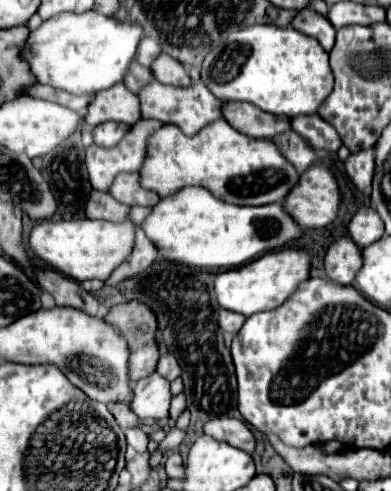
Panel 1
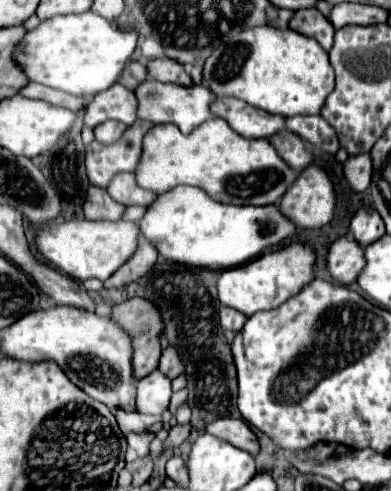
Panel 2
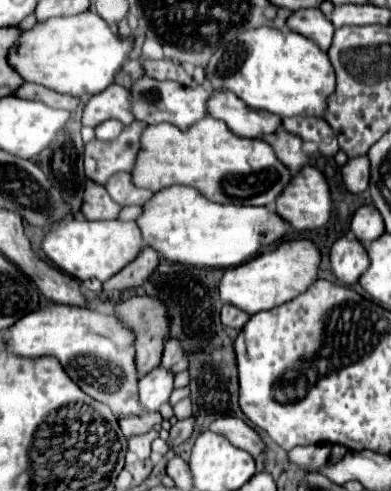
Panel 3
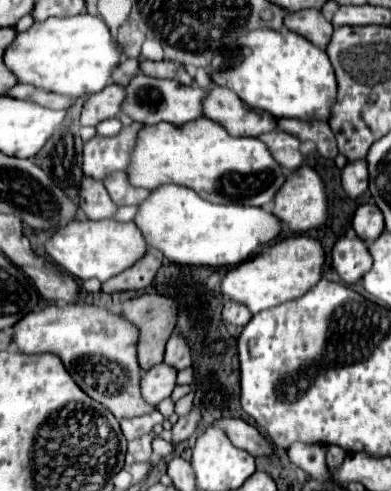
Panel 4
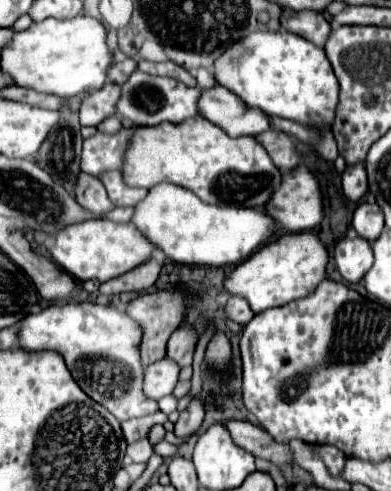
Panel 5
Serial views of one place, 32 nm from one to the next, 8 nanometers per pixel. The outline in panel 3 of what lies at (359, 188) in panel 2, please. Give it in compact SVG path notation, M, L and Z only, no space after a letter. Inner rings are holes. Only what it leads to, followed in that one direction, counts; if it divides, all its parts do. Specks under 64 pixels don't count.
M358 156L356 160L348 160L346 166L342 168L342 178L344 178L344 184L350 192L354 192L354 194L364 192L370 182L368 156Z

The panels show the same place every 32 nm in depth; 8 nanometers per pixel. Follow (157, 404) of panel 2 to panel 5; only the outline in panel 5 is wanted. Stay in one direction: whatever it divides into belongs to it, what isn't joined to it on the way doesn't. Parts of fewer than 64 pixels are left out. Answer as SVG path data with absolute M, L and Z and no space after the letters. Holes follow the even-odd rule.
M166 358L156 364L150 364L144 374L144 394L156 402L172 394L178 382L178 372L180 368L172 360L166 360Z

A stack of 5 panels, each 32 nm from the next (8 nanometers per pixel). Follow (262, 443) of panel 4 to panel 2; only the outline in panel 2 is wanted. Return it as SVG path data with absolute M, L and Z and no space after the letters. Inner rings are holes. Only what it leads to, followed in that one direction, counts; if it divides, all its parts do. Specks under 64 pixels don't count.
M218 418L206 426L206 432L224 440L224 442L230 442L232 446L236 446L236 448L240 448L252 456L258 452L256 434L250 430L250 426L244 420Z

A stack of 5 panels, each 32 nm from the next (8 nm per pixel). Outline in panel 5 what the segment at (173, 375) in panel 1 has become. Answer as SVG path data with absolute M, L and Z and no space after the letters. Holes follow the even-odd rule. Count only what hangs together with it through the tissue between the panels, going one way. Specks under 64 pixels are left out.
M178 328L170 340L168 340L168 348L166 348L166 358L170 358L172 362L176 362L180 368L190 366L192 364L192 354L194 354L194 346L196 346L196 336L192 336L192 328Z

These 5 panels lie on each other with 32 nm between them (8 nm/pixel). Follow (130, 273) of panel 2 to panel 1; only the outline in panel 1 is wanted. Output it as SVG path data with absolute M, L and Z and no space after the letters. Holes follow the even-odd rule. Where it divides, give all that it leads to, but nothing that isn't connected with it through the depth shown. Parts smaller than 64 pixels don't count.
M136 226L136 240L134 240L134 250L132 254L128 256L128 260L124 260L114 272L112 276L106 280L106 284L118 284L122 282L124 278L130 278L130 276L136 276L140 272L144 272L156 258L158 250L156 246L152 244L152 240L148 240L148 236L144 234L142 226Z

